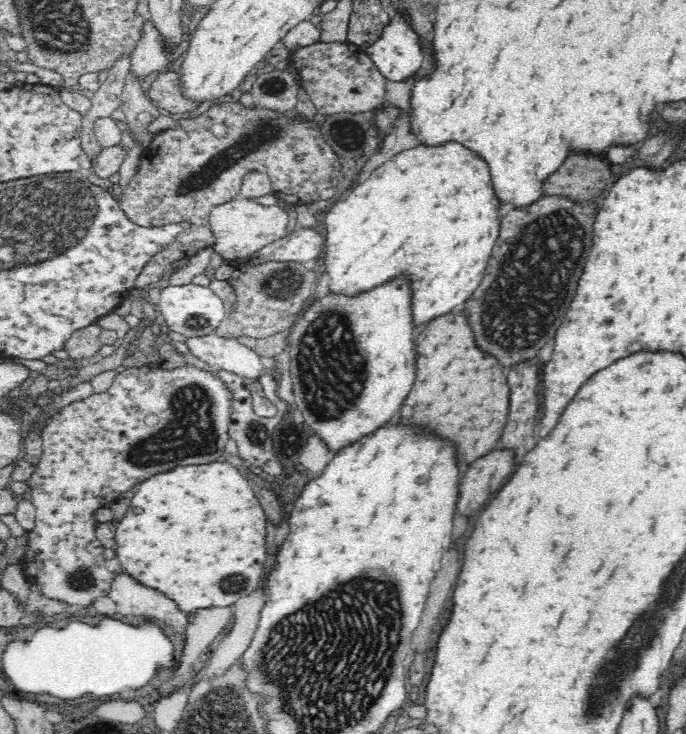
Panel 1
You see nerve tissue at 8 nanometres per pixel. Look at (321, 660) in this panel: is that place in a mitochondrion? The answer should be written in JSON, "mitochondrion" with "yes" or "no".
{"mitochondrion":"yes"}

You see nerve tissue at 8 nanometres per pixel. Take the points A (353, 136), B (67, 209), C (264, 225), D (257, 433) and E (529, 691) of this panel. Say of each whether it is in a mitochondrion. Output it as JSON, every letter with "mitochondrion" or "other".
{"A":"mitochondrion","B":"mitochondrion","C":"other","D":"mitochondrion","E":"other"}

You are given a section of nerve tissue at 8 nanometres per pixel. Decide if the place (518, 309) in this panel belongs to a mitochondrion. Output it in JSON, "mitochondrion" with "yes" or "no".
{"mitochondrion":"yes"}

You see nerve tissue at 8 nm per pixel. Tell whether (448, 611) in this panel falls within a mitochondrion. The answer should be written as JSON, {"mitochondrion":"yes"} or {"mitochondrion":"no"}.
{"mitochondrion":"no"}

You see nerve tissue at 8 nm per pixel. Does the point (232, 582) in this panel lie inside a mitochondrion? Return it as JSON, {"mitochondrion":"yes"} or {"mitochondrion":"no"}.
{"mitochondrion":"yes"}

